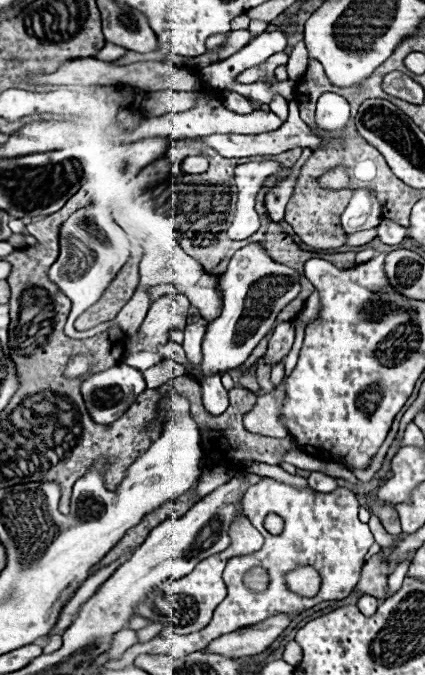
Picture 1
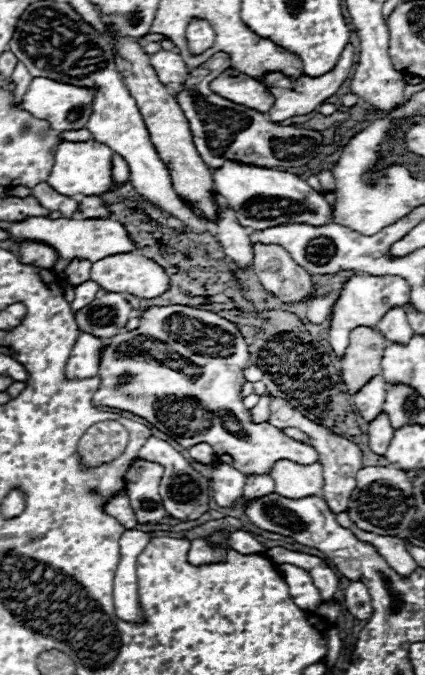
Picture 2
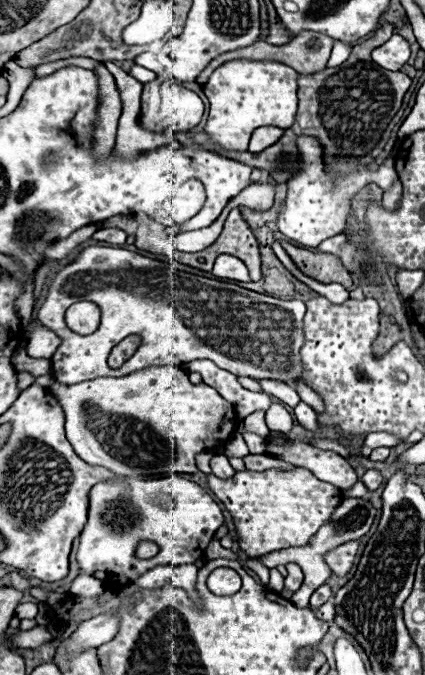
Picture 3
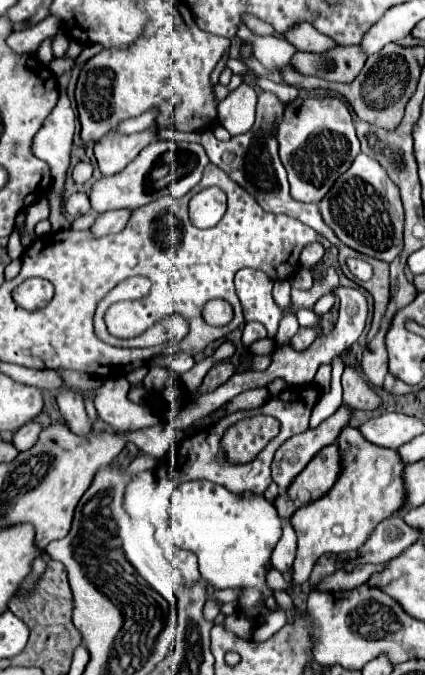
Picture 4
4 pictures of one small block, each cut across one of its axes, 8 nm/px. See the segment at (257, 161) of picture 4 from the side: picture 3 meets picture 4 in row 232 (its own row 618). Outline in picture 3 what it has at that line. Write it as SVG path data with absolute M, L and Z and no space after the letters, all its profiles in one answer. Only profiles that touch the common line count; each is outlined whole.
M328 600L322 608L318 608L316 612L316 618L320 618L320 620L326 620L326 622L332 622L334 620L334 616L336 616L336 606L334 606L334 602L332 600Z

